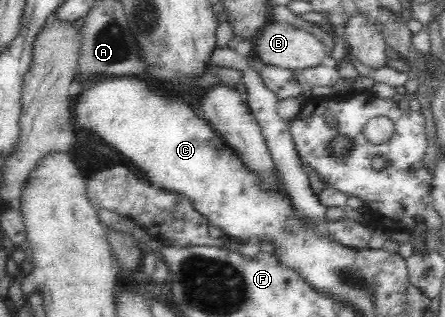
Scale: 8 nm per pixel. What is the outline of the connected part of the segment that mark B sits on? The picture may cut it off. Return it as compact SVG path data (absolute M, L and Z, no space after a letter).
M267 21L257 31L252 39L252 50L261 61L267 65L282 67L300 73L306 67L315 67L324 63L328 59L332 59L336 53L326 55L323 43L309 32L295 27L292 24L281 21Z

